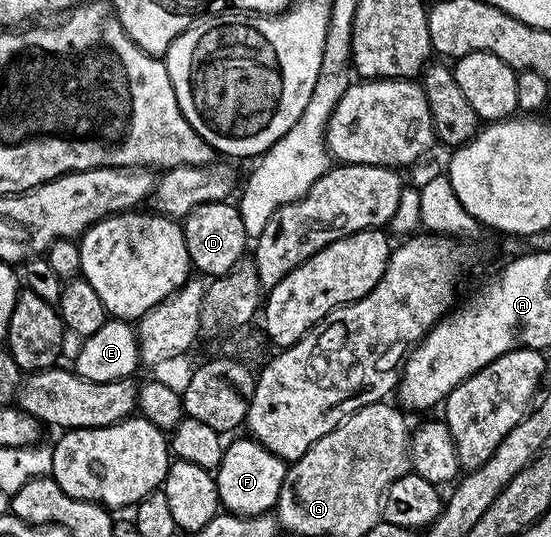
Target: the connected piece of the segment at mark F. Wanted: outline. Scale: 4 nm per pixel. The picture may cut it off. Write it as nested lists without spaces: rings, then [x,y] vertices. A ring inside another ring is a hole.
[[[243,436],[237,442],[229,441],[224,447],[220,466],[214,471],[220,505],[229,514],[239,514],[241,518],[254,518],[269,513],[275,507],[286,480],[289,463],[274,456],[261,442],[251,436]]]

